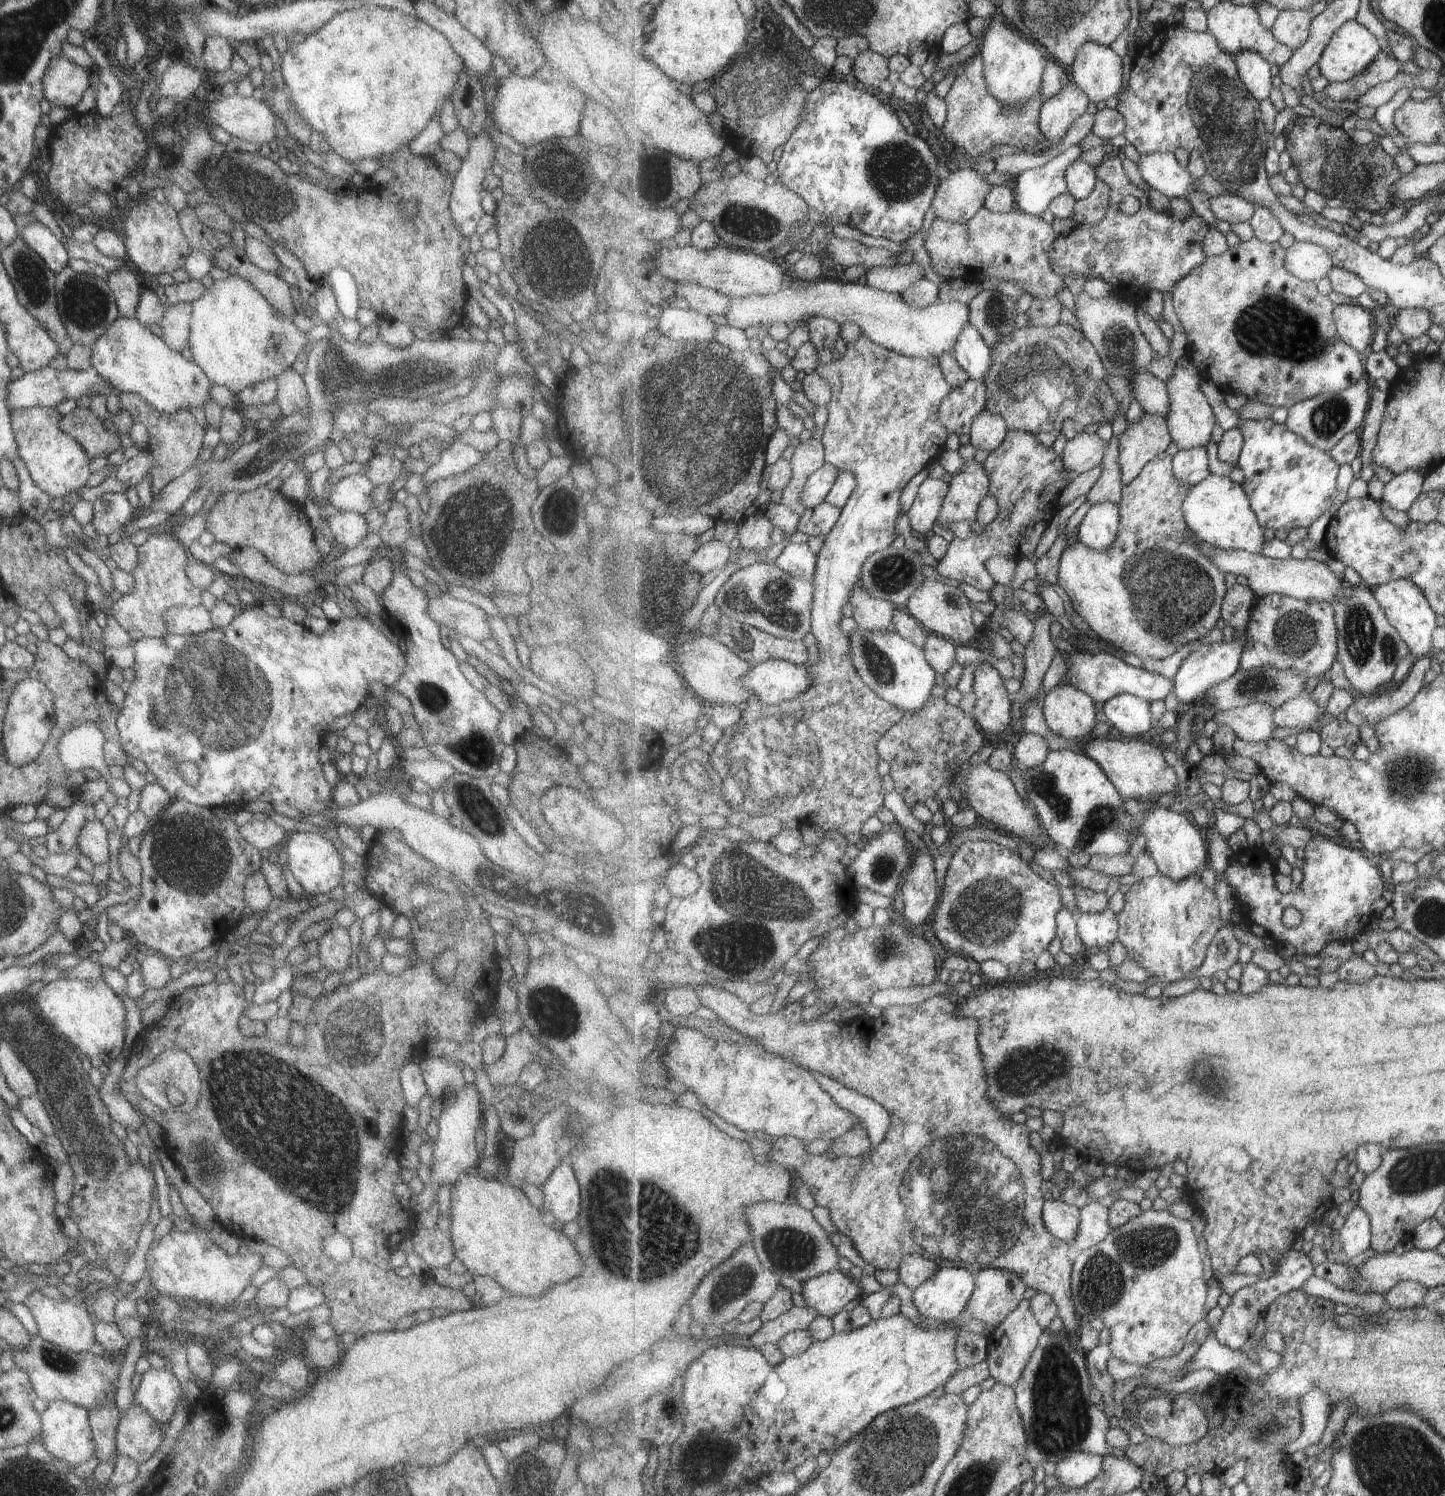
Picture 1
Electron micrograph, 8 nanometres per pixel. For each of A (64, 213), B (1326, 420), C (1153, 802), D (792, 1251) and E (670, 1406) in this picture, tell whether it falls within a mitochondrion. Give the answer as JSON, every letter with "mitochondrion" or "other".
{"A":"other","B":"mitochondrion","C":"other","D":"mitochondrion","E":"mitochondrion"}

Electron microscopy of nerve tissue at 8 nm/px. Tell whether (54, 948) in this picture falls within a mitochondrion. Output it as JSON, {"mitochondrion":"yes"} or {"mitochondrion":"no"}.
{"mitochondrion":"no"}

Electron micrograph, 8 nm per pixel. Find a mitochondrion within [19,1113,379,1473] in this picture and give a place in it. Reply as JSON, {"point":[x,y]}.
{"point":[60,1363]}

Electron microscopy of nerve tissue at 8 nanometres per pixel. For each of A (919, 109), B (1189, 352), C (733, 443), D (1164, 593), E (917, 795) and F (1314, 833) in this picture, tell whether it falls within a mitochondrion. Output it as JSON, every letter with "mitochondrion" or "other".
{"A":"other","B":"other","C":"mitochondrion","D":"mitochondrion","E":"other","F":"other"}

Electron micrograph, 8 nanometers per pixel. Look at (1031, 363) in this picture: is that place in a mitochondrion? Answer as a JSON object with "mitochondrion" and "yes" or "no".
{"mitochondrion":"yes"}

